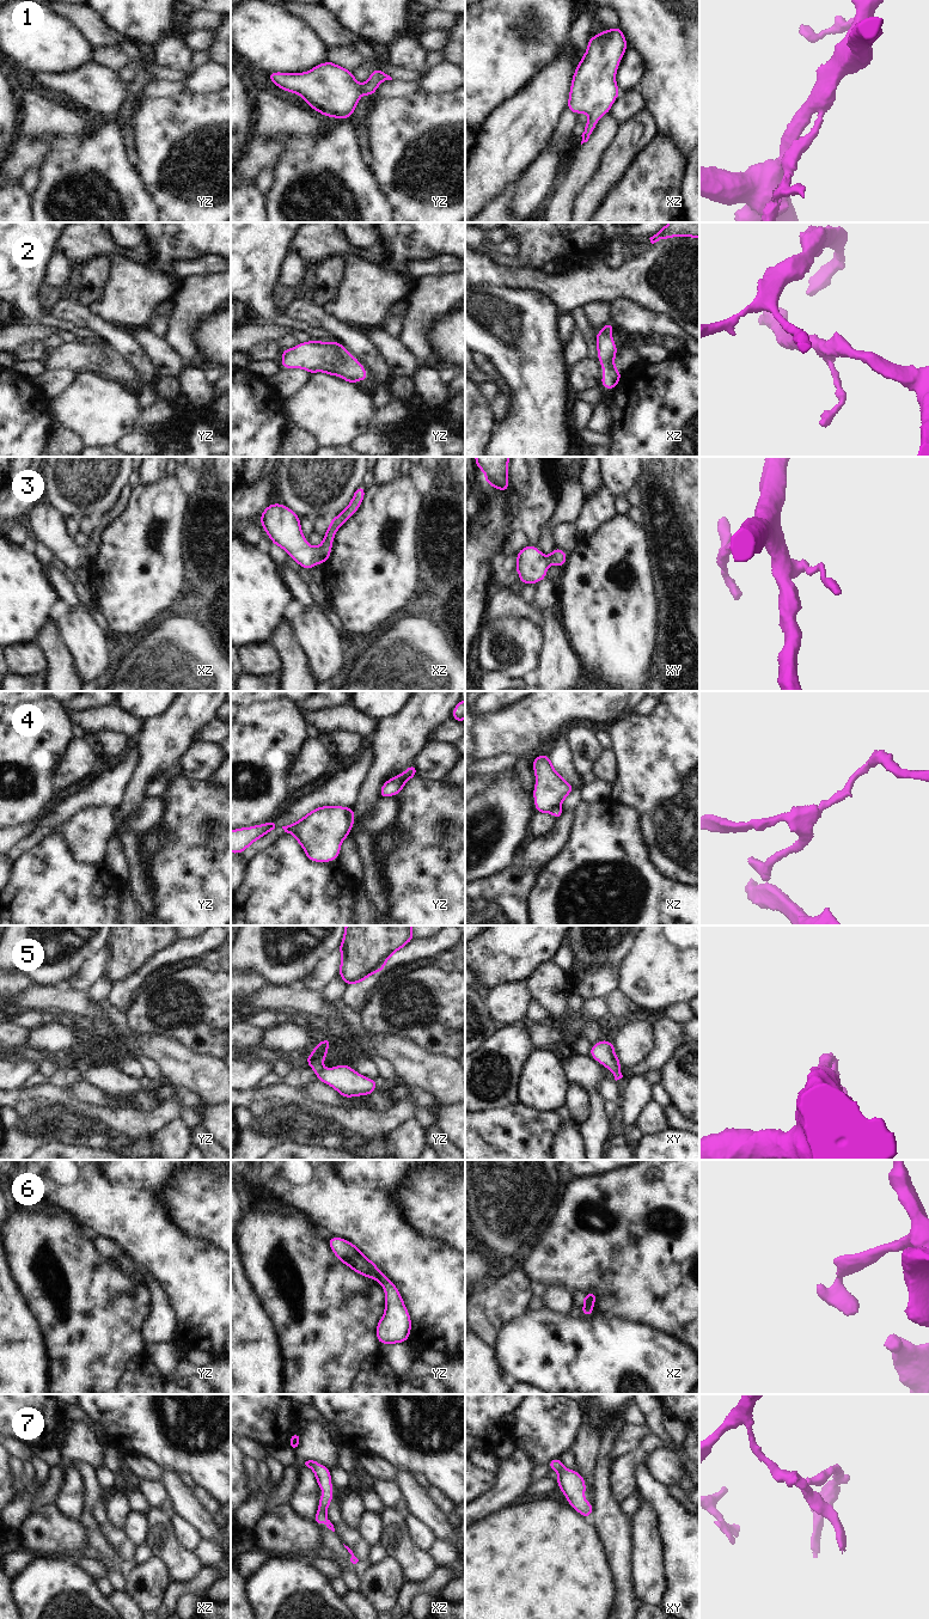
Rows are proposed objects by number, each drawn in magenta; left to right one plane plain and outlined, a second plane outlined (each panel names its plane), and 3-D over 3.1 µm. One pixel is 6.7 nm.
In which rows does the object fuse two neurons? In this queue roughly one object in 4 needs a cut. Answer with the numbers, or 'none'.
4

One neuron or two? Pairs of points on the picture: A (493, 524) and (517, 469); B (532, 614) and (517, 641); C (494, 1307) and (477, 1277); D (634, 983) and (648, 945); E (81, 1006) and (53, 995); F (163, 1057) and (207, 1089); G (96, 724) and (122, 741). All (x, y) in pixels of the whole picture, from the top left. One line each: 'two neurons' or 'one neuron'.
A: two neurons
B: two neurons
C: two neurons
D: one neuron
E: one neuron
F: one neuron
G: two neurons

